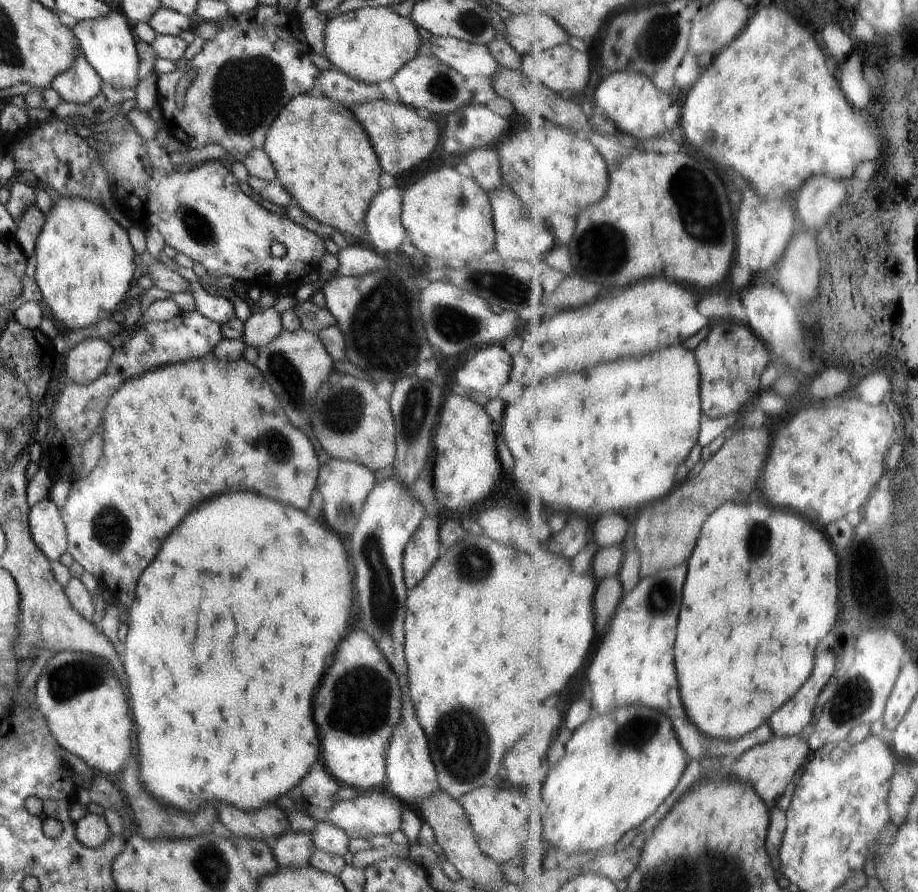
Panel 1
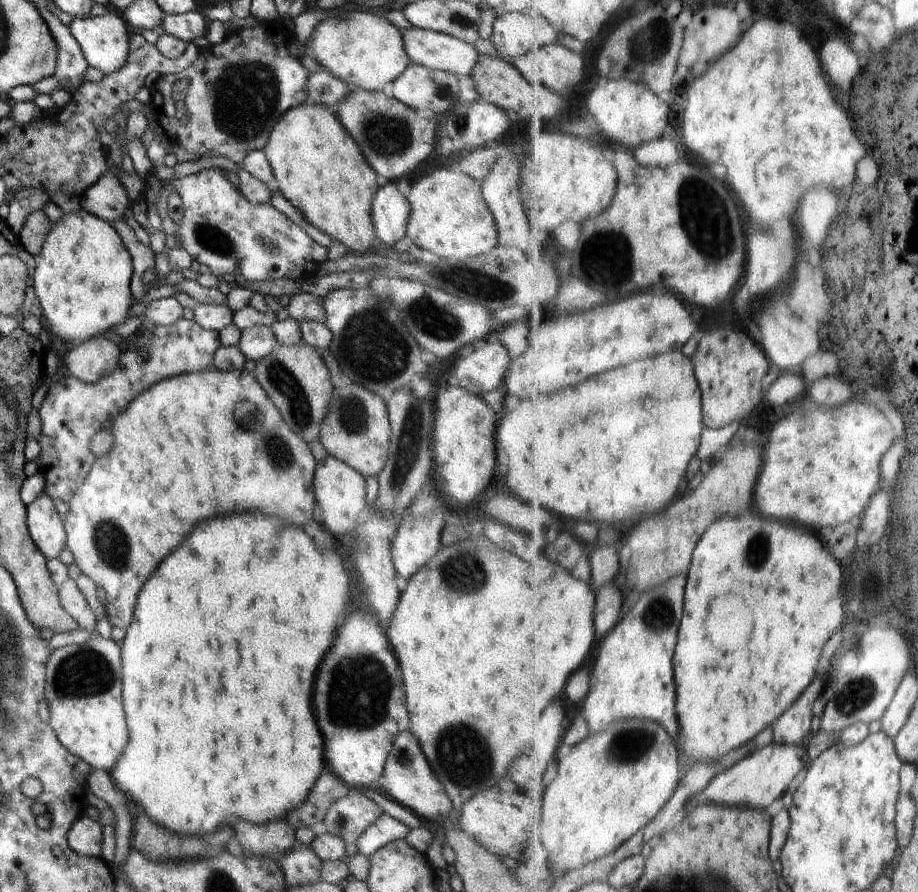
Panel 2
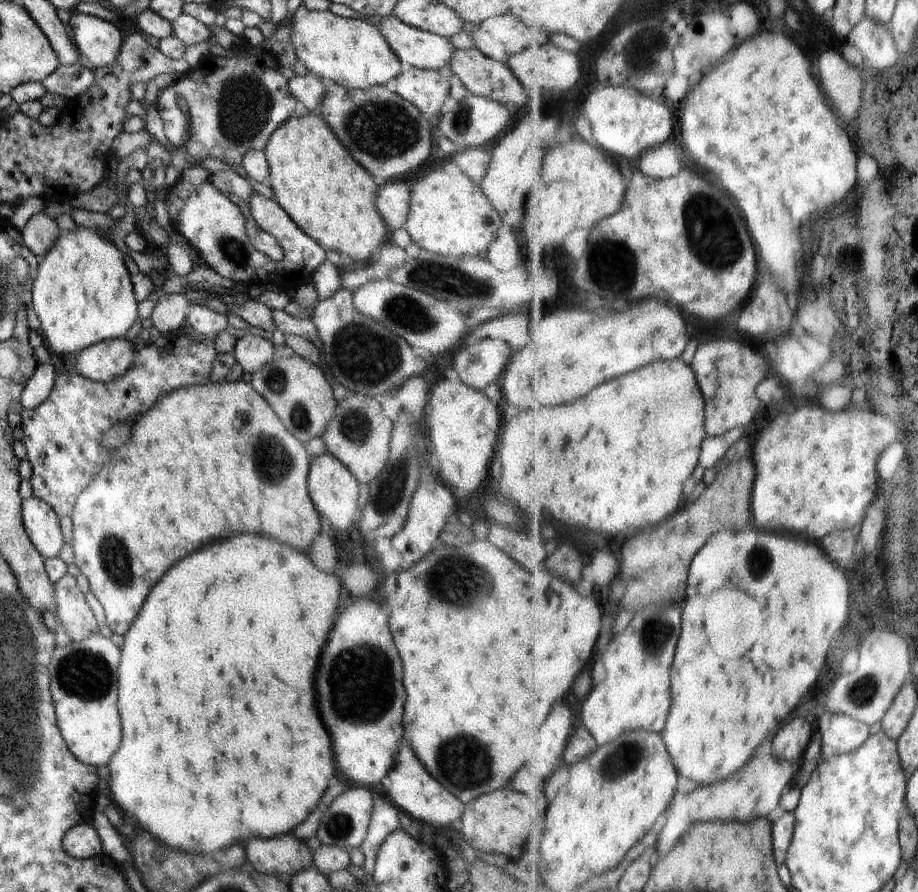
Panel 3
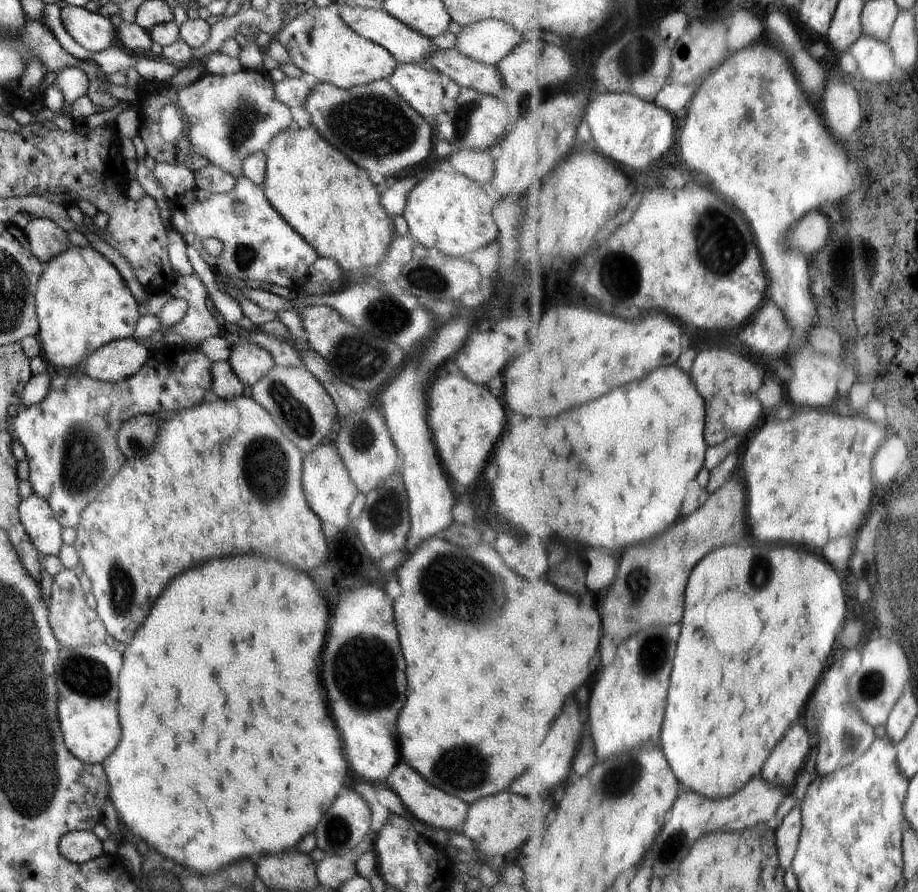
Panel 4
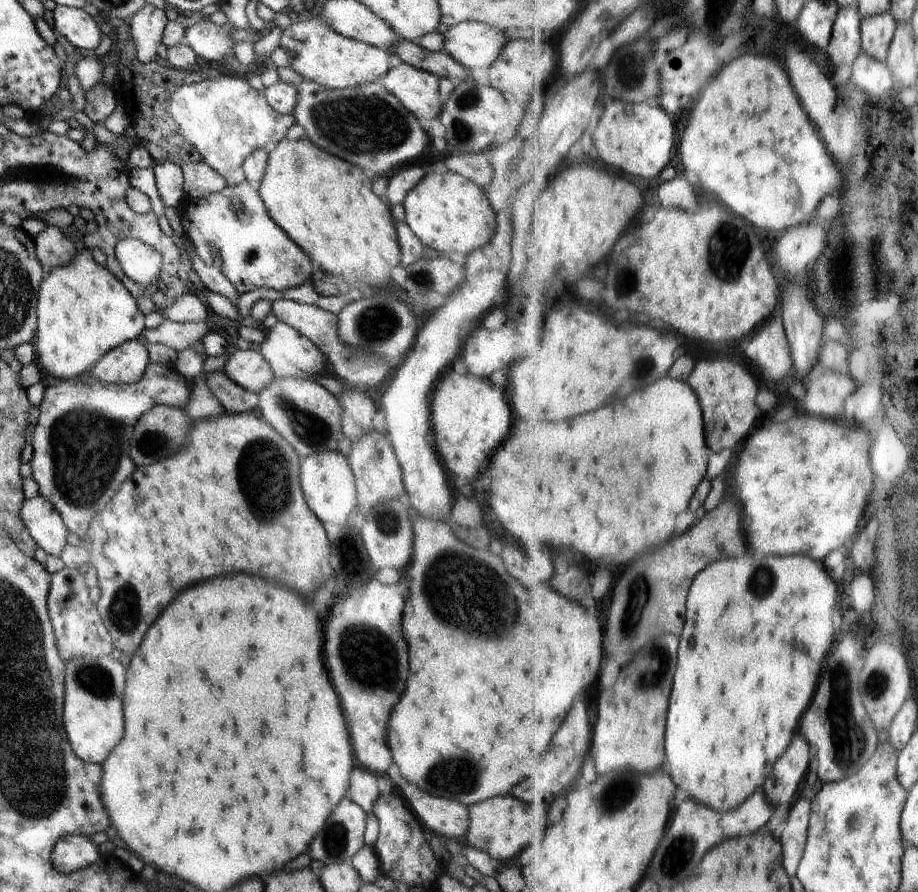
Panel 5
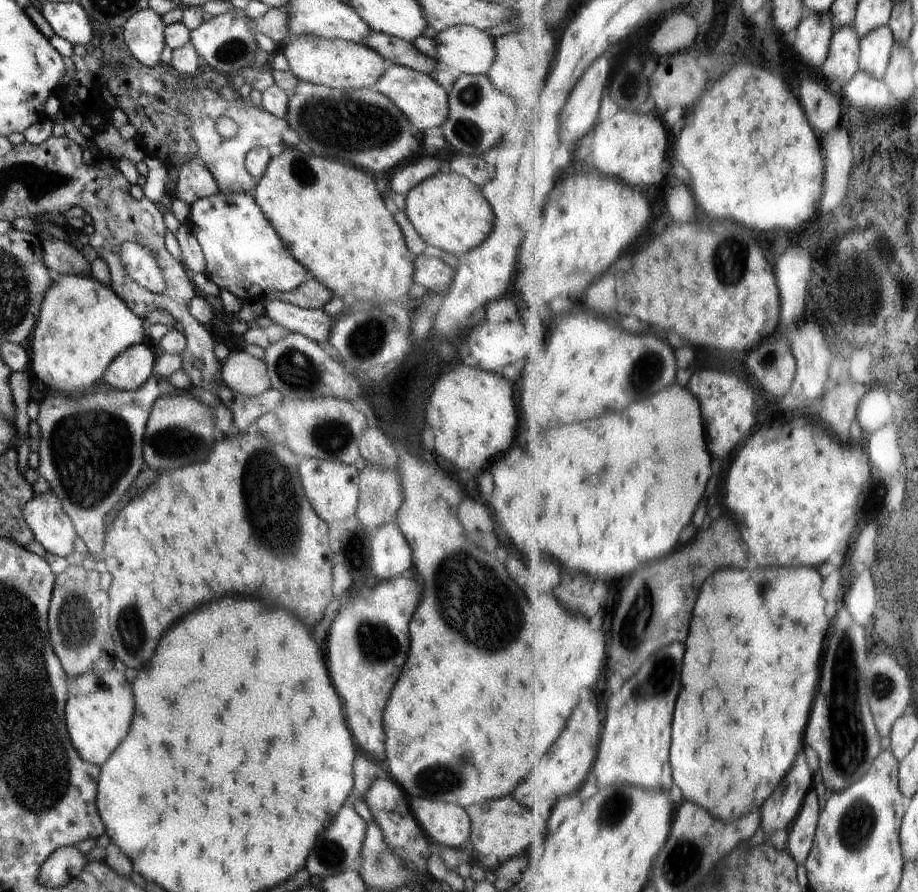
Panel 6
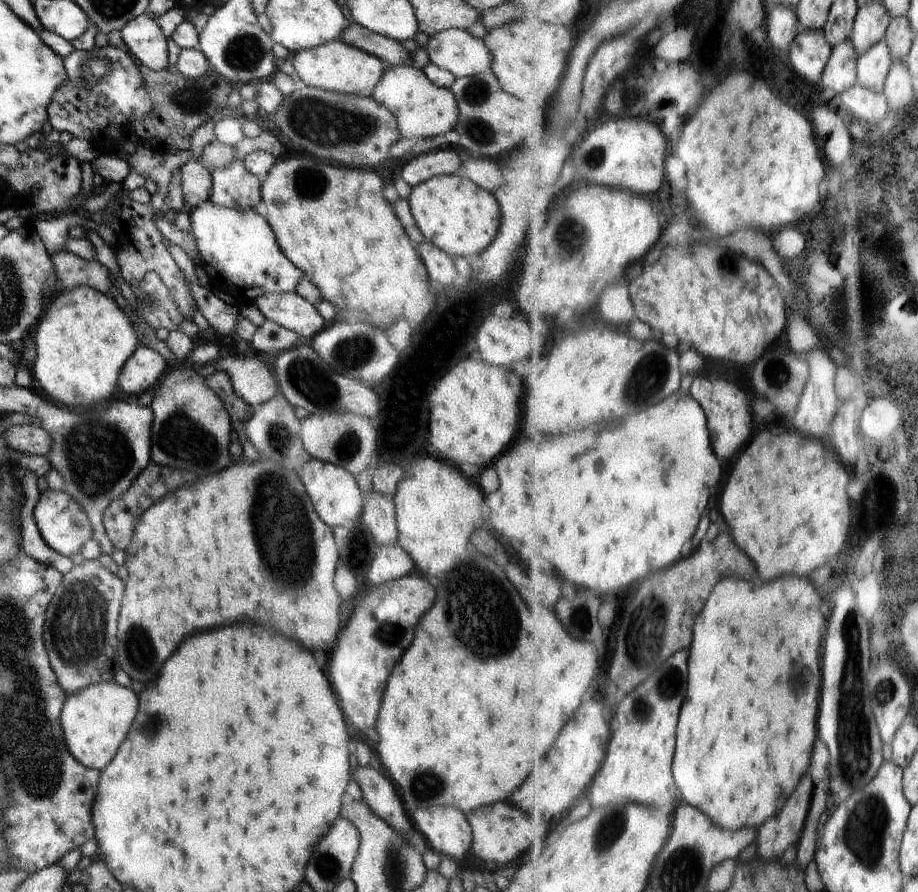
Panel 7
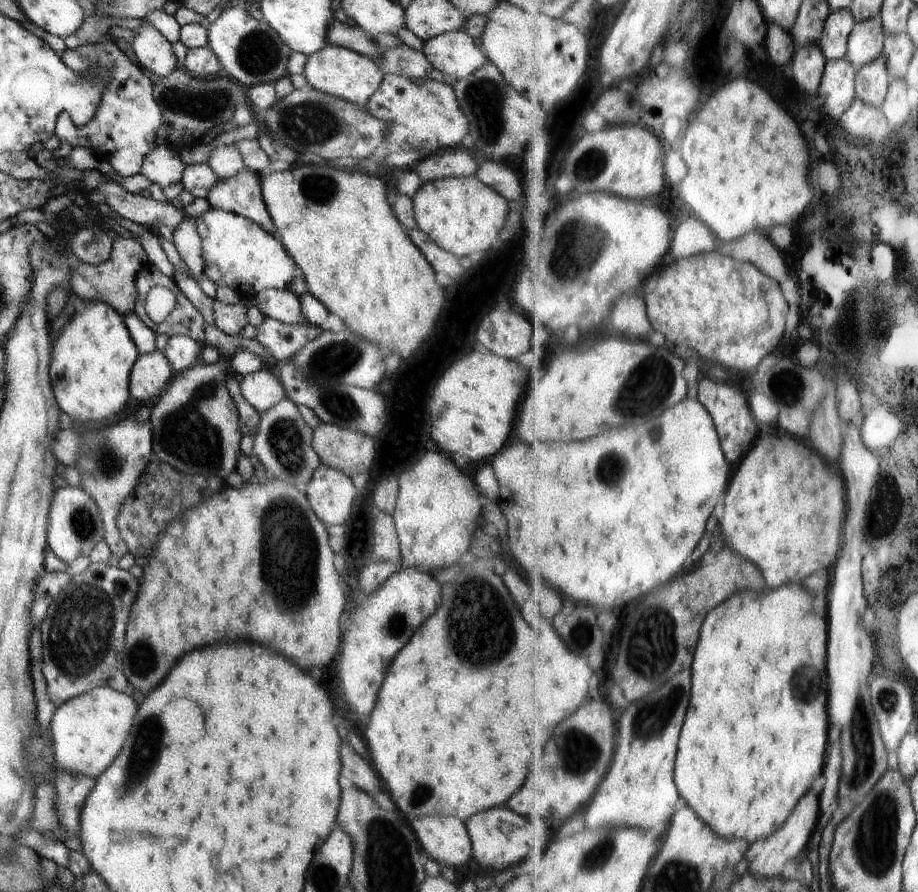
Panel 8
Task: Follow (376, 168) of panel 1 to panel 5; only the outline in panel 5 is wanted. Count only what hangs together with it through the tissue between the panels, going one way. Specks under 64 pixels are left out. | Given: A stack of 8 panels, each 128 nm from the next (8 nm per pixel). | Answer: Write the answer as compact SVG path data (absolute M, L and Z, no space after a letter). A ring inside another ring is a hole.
M308 139L282 140L268 153L268 162L258 189L268 216L286 231L288 238L300 246L310 258L316 270L328 276L328 280L342 279L356 292L367 291L374 286L393 285L393 270L400 265L400 246L390 210L374 192L372 180L362 174L360 168L324 152Z

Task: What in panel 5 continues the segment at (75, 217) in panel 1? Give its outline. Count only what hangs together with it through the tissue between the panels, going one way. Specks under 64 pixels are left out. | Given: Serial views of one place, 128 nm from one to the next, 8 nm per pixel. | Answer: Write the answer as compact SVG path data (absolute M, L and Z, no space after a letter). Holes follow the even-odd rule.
M87 247L76 253L74 262L46 271L44 280L38 288L36 302L37 329L32 341L36 353L36 365L40 372L48 372L60 380L72 380L90 371L110 350L114 350L124 342L141 339L145 329L145 315L138 309L132 294L124 288L122 282L118 282L114 274L96 264L92 252Z

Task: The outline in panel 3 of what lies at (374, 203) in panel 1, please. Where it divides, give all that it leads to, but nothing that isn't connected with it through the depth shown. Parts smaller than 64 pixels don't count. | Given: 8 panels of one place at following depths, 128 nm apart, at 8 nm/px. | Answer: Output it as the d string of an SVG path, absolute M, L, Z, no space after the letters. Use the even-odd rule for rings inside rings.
M387 181L378 189L376 210L386 222L390 234L404 228L410 210L410 187L406 182Z

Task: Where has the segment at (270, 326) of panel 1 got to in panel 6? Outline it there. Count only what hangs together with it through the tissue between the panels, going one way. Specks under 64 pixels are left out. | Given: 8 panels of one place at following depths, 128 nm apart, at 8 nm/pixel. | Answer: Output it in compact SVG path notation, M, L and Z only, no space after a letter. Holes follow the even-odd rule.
M232 351L222 360L221 380L235 394L253 397L271 389L265 361L245 351Z

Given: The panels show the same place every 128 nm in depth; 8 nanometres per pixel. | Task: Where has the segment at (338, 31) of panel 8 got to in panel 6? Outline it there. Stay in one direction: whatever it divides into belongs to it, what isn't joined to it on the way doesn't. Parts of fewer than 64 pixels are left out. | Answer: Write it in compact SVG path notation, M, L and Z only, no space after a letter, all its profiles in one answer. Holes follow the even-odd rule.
M370 30L370 34L364 40L360 40L360 43L372 48L374 52L380 54L388 62L393 62L424 74L430 74L432 70L440 68L434 57L424 56L422 52L418 52L412 46L411 42L406 42L387 34Z

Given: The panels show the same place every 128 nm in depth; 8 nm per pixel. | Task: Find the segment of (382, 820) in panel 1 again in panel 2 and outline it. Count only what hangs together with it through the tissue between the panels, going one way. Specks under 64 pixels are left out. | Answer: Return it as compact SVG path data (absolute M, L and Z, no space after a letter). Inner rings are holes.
M352 790L328 807L321 828L346 844L355 844L382 812L382 808L366 795Z

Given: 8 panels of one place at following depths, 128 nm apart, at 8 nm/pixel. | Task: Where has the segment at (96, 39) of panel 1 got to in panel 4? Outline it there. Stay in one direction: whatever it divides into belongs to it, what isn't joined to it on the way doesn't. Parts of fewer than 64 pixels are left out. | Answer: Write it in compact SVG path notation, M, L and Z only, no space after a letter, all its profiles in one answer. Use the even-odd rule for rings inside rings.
M63 3L60 19L62 19L62 24L68 34L88 52L100 53L118 44L117 32L112 25L113 22L111 22L110 18L104 18L99 13L93 14L84 7L74 7Z

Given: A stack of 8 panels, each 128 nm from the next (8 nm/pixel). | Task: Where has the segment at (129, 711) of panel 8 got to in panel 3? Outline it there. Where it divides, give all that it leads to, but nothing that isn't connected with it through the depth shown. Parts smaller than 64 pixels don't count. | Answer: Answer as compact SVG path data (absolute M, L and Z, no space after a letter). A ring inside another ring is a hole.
M98 631L86 640L56 646L48 667L57 726L66 748L78 760L103 771L122 742L122 726L116 708L120 652L121 648Z

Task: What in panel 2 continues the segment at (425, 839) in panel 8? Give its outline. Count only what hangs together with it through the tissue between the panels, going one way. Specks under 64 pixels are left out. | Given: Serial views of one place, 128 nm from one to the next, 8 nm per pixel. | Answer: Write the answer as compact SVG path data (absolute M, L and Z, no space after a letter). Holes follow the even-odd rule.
M410 729L400 732L394 740L392 750L386 759L381 791L400 806L404 806L414 814L428 818L428 820L439 820L439 818L447 817L454 810L445 788L430 768L426 756L422 752L422 747Z

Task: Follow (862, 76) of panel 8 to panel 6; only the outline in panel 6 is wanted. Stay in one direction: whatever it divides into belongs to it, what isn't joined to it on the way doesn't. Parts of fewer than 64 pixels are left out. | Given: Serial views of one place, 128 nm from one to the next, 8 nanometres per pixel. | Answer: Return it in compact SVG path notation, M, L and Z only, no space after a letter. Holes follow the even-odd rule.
M890 25L861 39L861 69L885 80L892 60L896 36Z

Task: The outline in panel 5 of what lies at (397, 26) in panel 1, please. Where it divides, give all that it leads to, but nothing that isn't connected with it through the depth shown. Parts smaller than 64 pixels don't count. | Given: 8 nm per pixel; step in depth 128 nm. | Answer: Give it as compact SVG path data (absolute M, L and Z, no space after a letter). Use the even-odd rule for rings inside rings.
M322 18L296 21L284 30L279 47L288 54L291 67L306 80L329 89L350 89L366 83L378 82L390 70L391 53L384 49L352 40L334 32Z

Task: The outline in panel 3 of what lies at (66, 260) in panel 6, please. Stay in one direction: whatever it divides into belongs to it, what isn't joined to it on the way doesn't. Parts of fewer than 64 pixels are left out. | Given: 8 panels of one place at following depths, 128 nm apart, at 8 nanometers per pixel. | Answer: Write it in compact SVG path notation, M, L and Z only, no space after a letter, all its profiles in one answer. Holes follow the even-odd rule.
M42 211L32 214L21 230L24 246L39 258L50 252L50 248L56 244L61 233L62 230L56 221Z

